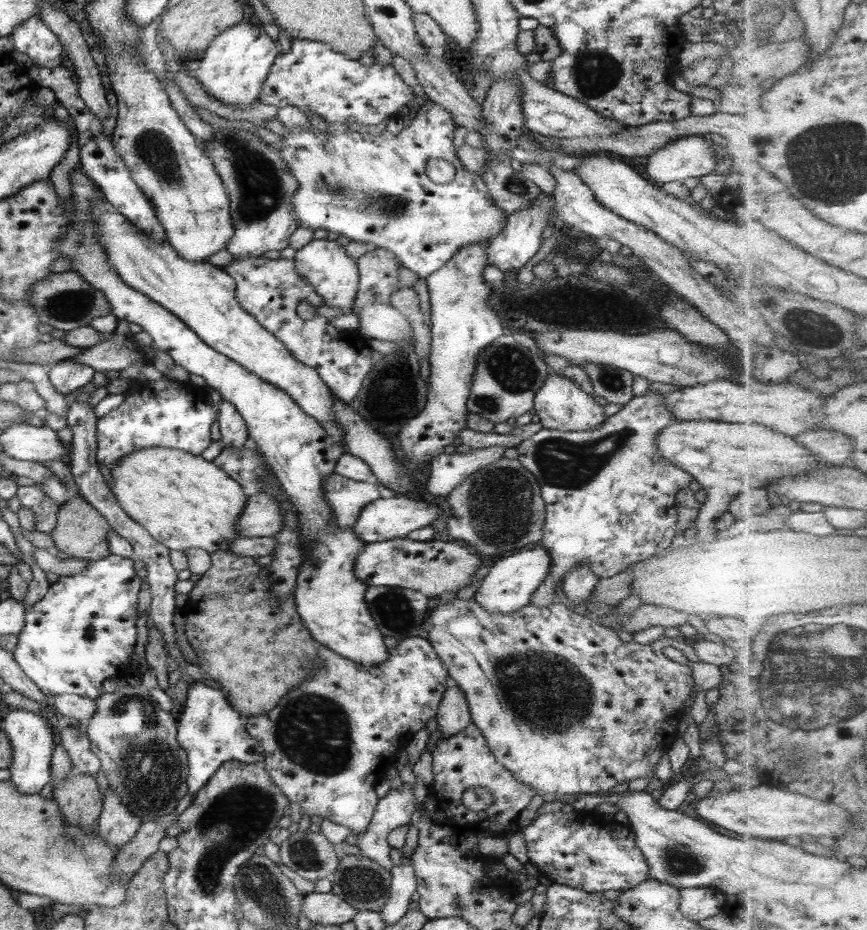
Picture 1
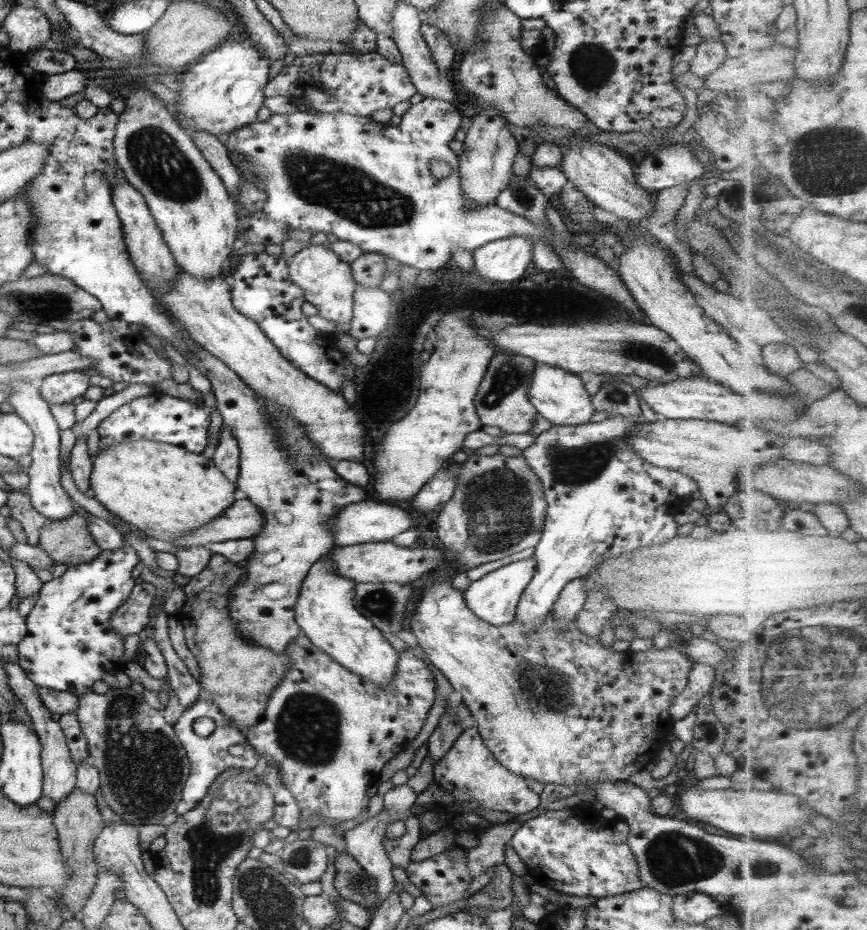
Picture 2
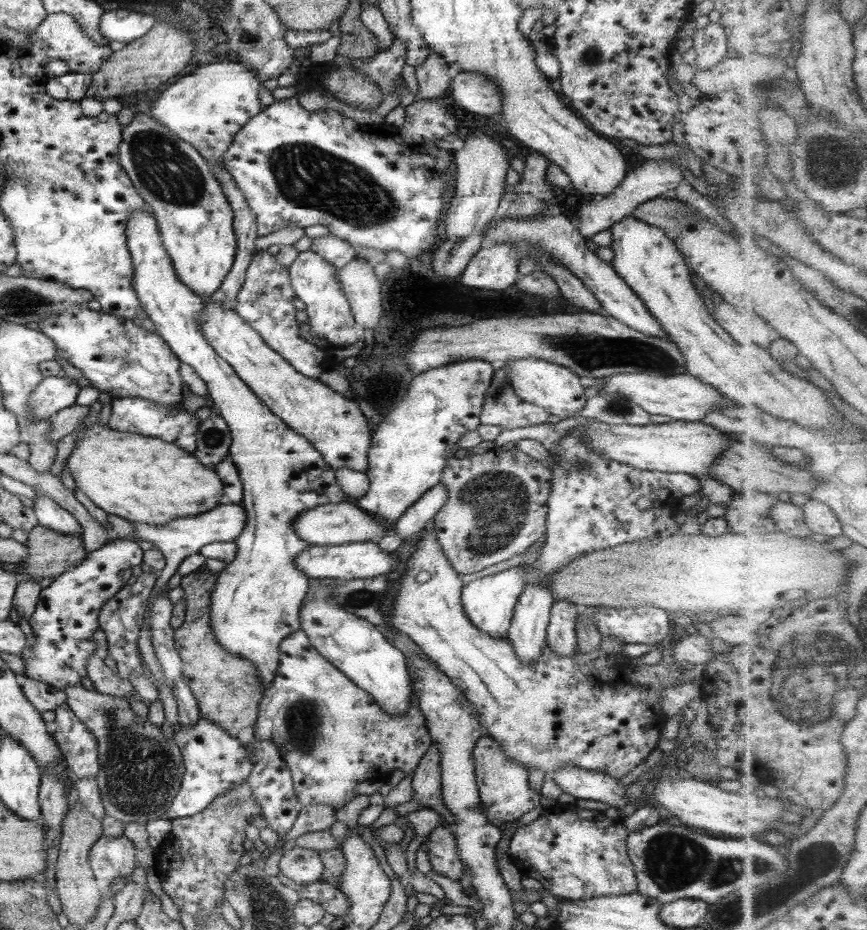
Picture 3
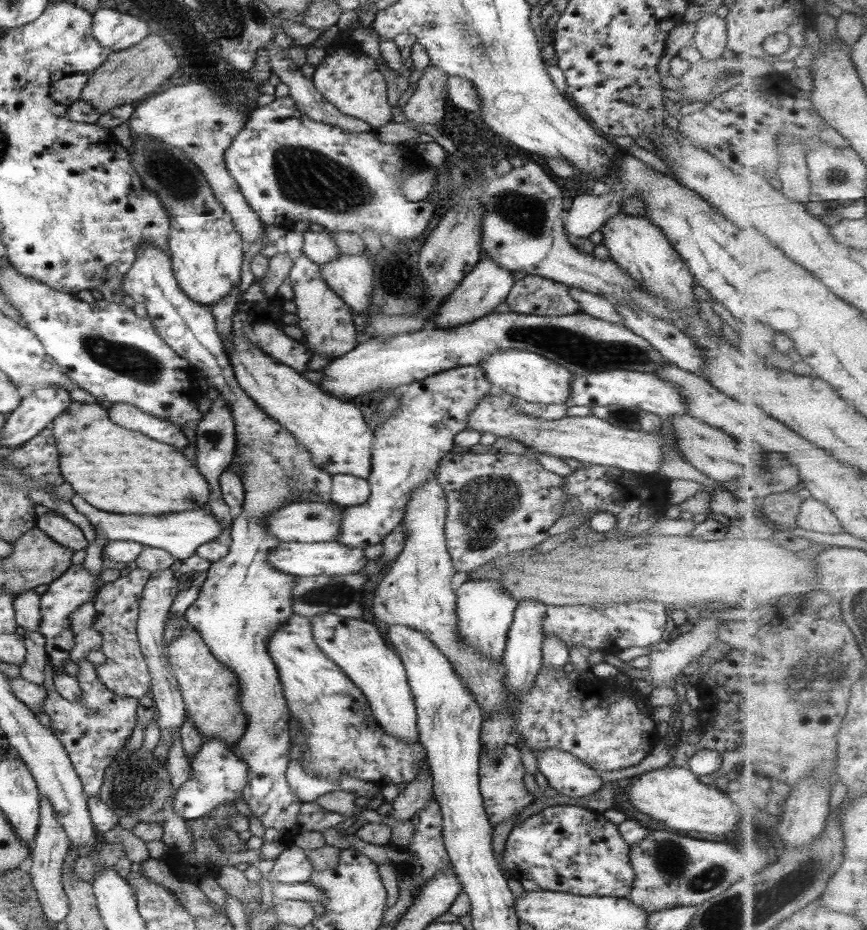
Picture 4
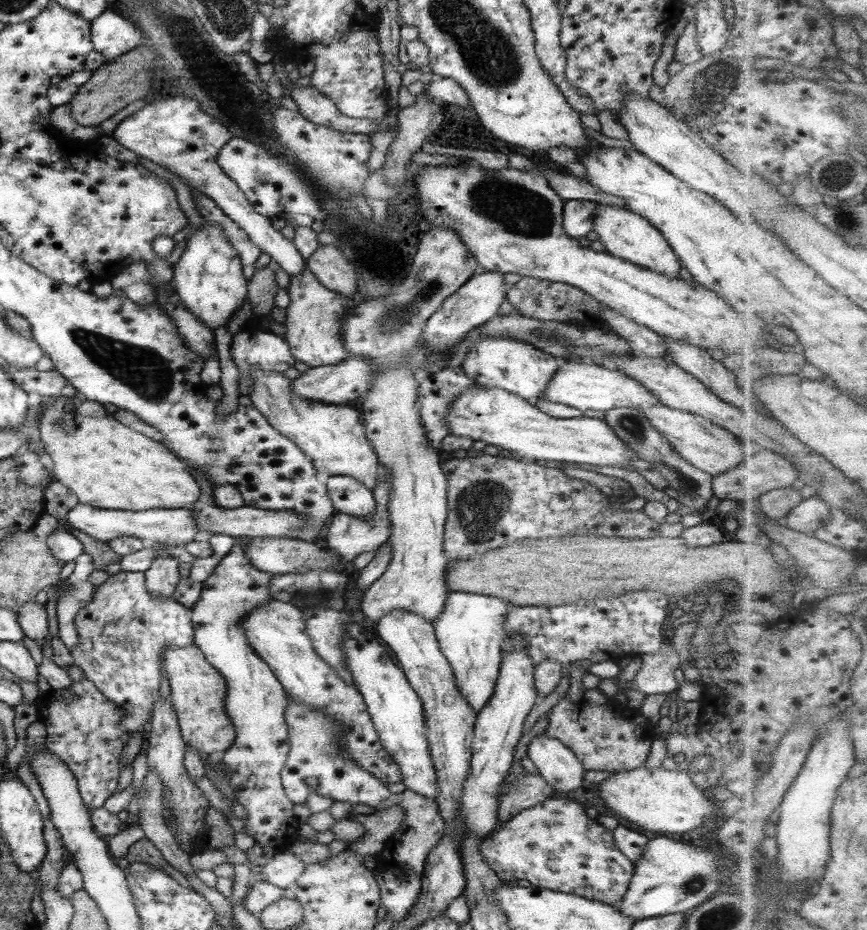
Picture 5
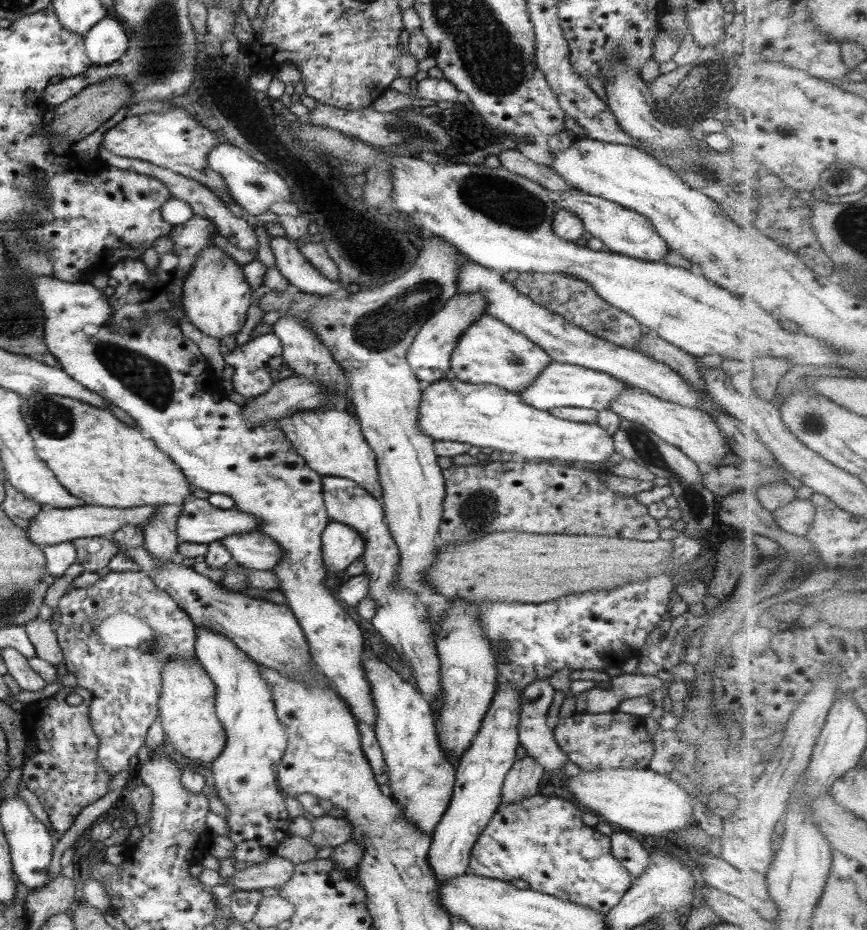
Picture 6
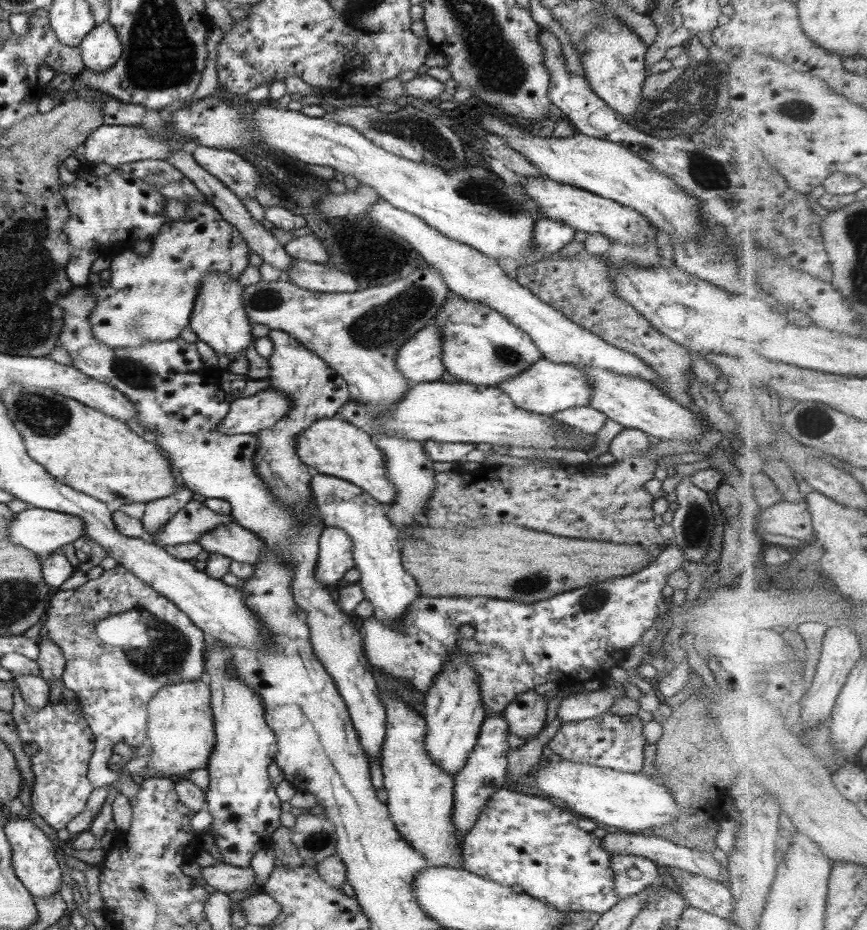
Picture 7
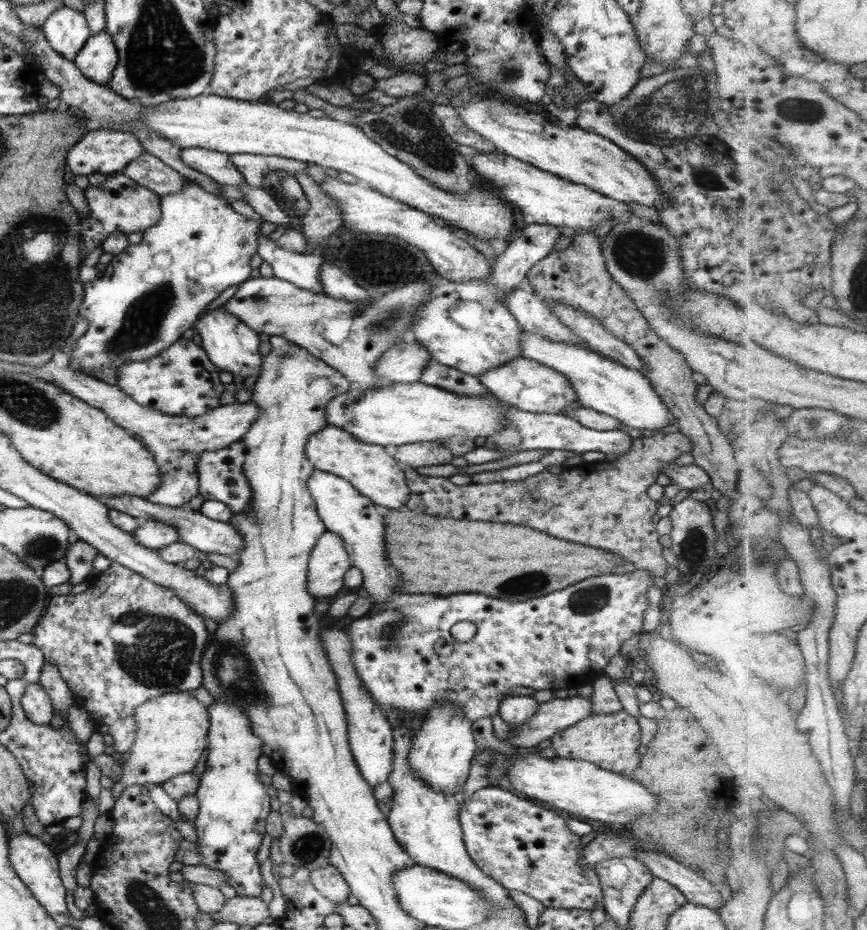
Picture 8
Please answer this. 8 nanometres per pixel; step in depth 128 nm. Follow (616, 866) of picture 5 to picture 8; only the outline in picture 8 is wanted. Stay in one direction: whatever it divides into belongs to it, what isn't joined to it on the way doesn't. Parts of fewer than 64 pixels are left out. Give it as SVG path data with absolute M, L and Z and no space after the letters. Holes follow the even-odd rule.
M488 786L460 798L458 820L468 856L485 875L498 881L505 889L524 892L545 907L592 910L603 905L604 892L595 866L580 866L582 836L569 830L566 815L541 803L518 796L507 789Z

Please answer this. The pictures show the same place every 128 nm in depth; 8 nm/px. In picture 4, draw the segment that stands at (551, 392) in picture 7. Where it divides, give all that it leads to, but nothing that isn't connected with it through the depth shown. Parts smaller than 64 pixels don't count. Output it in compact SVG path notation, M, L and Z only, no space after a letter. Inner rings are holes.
M608 370L586 375L574 375L570 383L570 395L567 406L598 406L638 407L640 410L666 417L668 415L684 415L688 411L688 404L680 388L655 373L636 372L631 370Z

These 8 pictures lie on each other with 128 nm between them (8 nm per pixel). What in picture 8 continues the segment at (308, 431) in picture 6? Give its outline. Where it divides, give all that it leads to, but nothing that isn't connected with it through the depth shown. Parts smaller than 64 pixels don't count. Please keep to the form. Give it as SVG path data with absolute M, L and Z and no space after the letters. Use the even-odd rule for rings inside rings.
M327 424L314 432L312 436L308 436L305 453L308 462L312 463L315 469L331 472L348 480L361 496L366 496L374 505L399 510L405 507L410 497L402 463L390 456L385 446L360 442L344 428Z

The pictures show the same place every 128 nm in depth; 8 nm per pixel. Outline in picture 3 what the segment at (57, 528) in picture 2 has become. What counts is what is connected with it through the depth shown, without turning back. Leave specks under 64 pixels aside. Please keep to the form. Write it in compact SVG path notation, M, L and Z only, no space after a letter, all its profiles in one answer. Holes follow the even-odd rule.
M42 526L28 533L25 545L28 555L18 563L20 569L15 573L20 576L19 582L57 577L81 564L88 554L81 536L65 536Z

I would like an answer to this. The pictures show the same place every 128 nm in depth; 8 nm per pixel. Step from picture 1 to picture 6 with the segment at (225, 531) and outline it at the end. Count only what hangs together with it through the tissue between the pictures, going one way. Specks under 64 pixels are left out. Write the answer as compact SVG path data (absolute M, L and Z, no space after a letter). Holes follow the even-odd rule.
M36 393L30 396L22 395L22 398L24 401L20 414L28 424L28 432L34 440L38 456L55 474L62 487L86 505L126 509L184 504L184 499L190 494L190 484L184 472L167 454L156 448L152 440L142 438L139 428L126 425L108 409L96 408L92 404L66 396Z

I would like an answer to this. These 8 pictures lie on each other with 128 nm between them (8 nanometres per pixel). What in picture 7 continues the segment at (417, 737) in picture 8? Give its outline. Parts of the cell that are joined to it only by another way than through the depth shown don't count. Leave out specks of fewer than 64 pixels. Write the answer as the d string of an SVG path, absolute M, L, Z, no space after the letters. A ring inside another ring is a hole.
M454 656L434 676L432 686L424 694L426 737L424 748L435 766L454 777L467 764L468 755L478 740L485 719L484 704L480 698L480 684L476 670L464 656Z

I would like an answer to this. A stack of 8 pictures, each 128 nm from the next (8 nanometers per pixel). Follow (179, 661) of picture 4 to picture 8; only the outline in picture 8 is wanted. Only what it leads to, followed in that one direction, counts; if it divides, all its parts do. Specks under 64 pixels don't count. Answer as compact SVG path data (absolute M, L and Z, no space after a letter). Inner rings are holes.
M194 691L166 692L140 704L134 711L136 737L128 759L121 765L119 786L161 785L166 780L195 770L198 759L208 746L210 718L207 706L195 697Z

